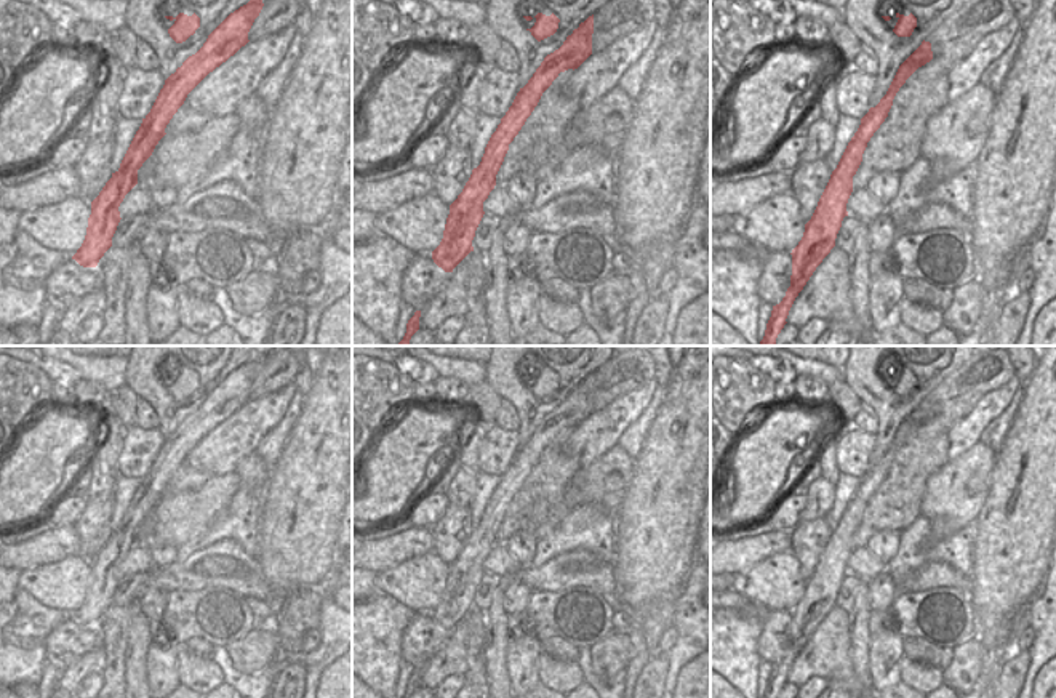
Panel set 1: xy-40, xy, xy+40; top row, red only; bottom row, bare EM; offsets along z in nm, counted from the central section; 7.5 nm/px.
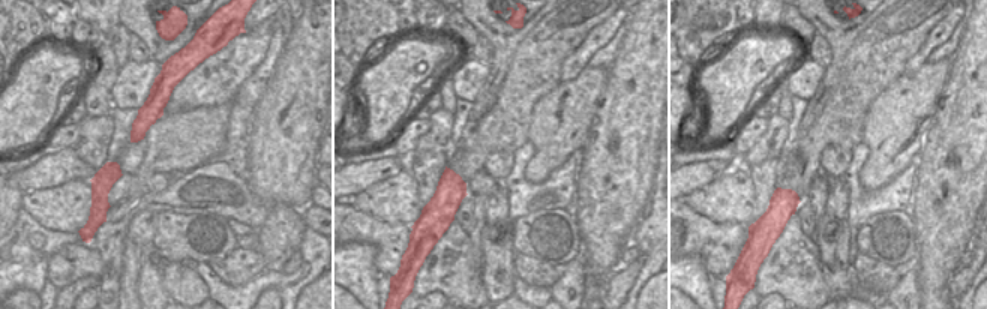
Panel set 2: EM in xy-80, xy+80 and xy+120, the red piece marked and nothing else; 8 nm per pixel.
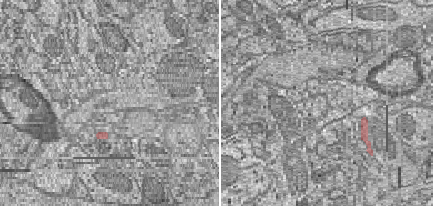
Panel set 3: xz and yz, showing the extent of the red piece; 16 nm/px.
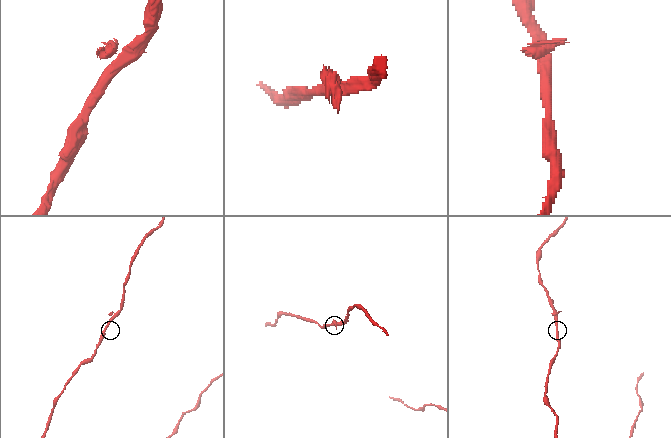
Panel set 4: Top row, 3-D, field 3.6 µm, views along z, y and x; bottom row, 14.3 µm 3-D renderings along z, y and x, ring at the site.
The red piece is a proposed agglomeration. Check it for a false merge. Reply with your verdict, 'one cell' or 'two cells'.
one cell

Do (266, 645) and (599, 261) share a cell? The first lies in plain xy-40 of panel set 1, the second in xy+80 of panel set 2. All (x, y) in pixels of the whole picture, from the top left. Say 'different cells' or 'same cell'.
different cells

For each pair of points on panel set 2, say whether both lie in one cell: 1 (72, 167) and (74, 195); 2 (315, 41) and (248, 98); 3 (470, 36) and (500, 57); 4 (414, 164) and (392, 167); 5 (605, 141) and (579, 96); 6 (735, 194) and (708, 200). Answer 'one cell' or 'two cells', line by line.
1: two cells
2: two cells
3: two cells
4: two cells
5: two cells
6: one cell

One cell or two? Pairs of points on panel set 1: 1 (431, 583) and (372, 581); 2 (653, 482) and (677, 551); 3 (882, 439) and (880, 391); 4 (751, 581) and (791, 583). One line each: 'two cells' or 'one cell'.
1: one cell
2: one cell
3: one cell
4: one cell

